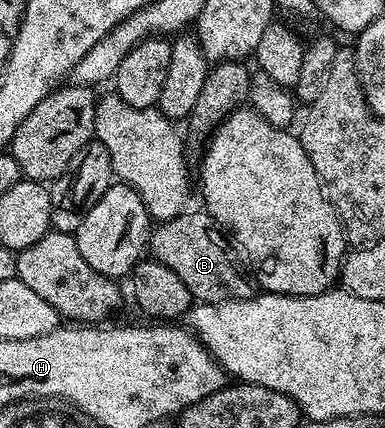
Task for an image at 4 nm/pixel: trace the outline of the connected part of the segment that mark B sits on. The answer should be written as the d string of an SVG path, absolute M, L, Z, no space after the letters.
M187 211L172 221L161 222L153 230L148 242L149 252L153 260L164 263L164 267L176 271L176 275L184 279L184 287L188 287L195 302L215 305L225 301L243 301L255 296L256 289L251 278L242 277L242 269L234 258L235 250L231 242L224 236L223 230L215 225L216 222L209 213Z

